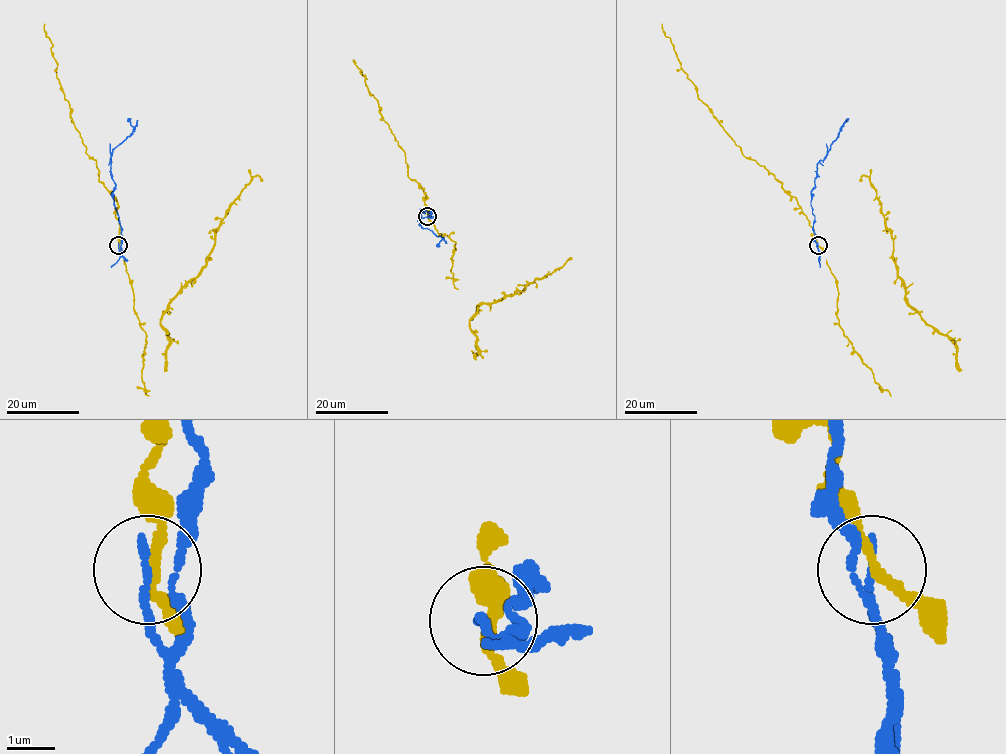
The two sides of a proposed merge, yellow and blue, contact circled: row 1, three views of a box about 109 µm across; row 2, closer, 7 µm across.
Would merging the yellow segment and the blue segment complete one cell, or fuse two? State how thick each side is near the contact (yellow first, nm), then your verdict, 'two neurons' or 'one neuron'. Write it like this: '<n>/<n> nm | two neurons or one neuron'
190/190 nm | two neurons

